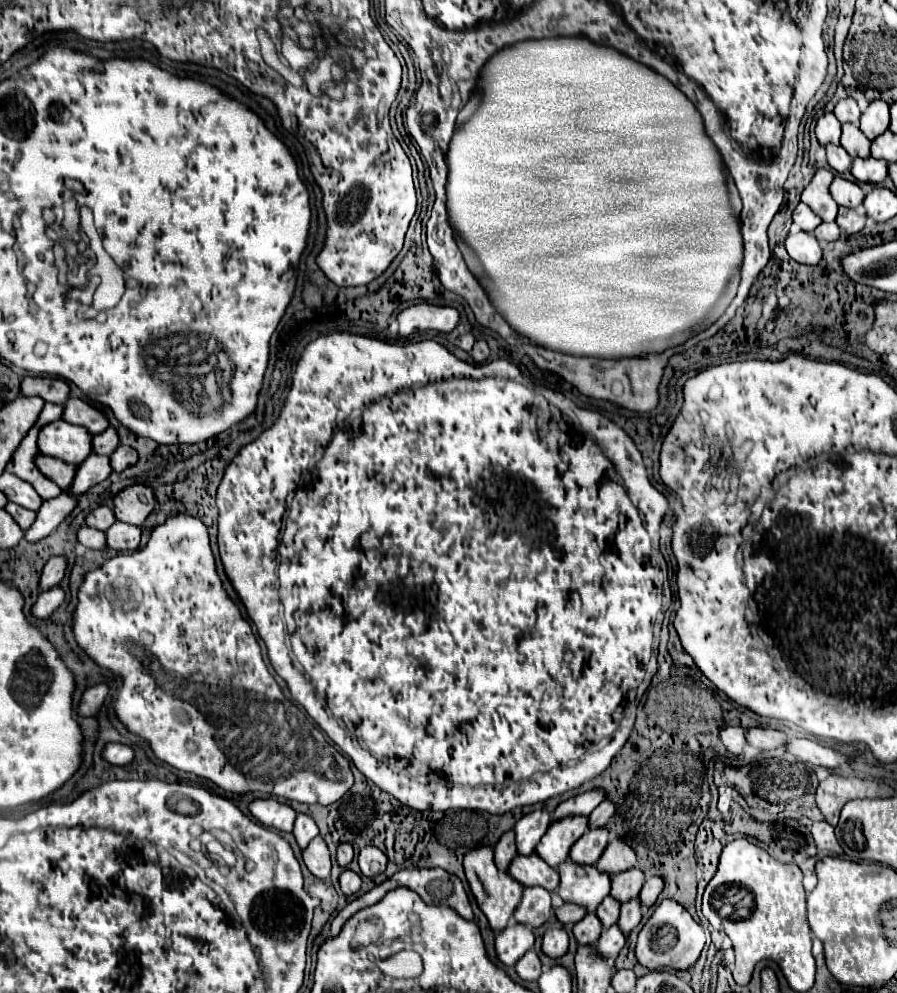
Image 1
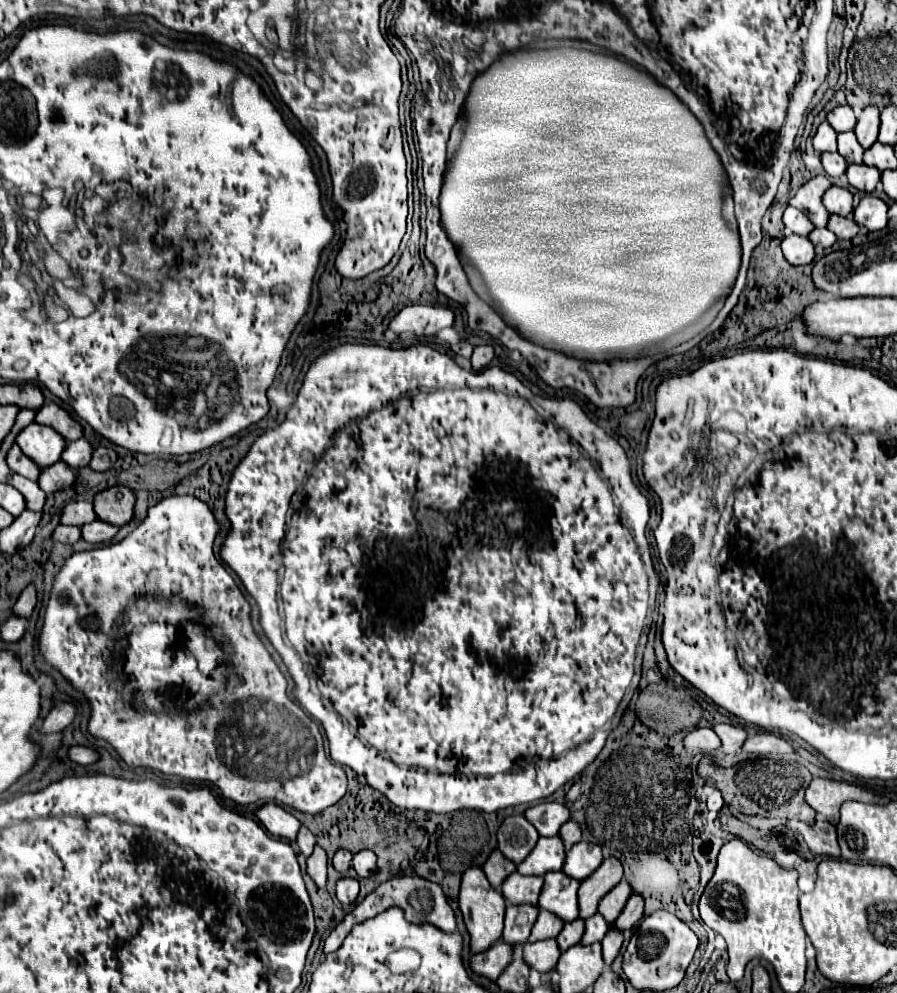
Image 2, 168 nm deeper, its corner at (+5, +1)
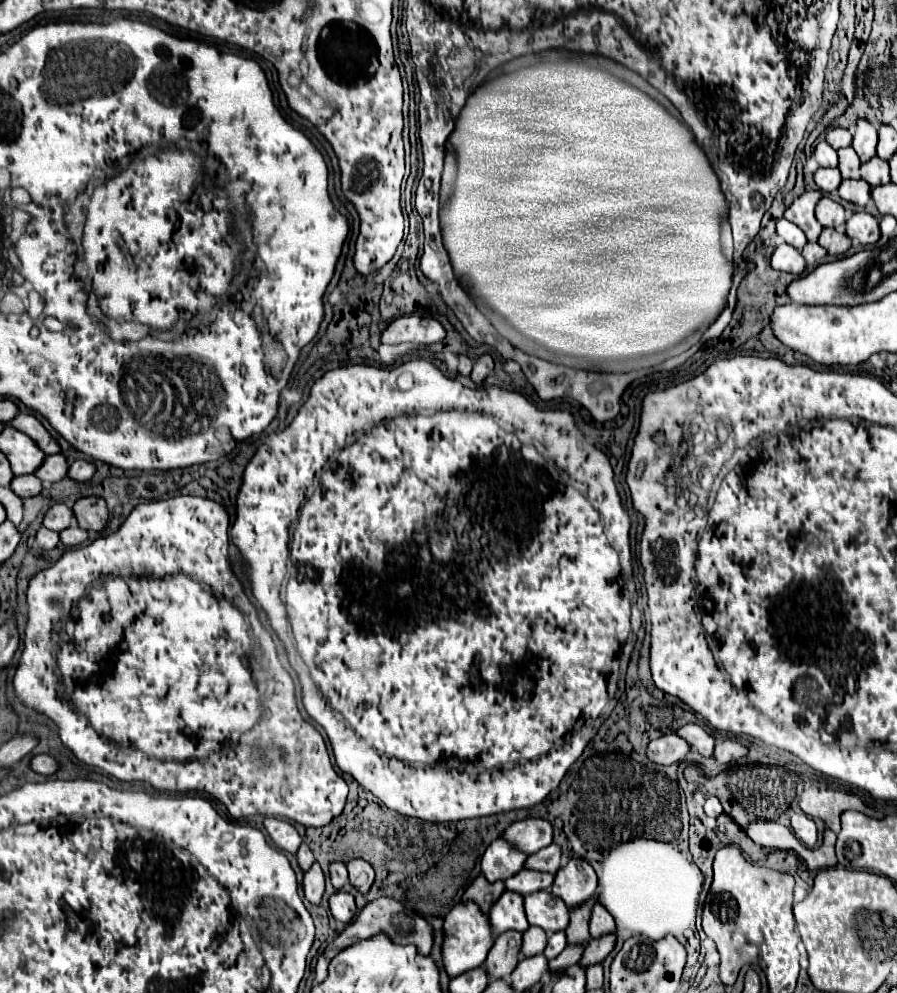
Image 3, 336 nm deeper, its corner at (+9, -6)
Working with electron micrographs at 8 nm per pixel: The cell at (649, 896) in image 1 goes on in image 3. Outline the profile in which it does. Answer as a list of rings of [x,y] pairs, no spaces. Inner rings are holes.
[[[613,933],[613,935],[607,935],[607,937],[591,939],[591,941],[587,943],[583,955],[581,955],[581,963],[579,963],[579,965],[581,965],[583,969],[587,969],[587,965],[597,965],[597,963],[601,963],[601,961],[609,955],[609,951],[613,949],[613,945],[615,945],[615,933]]]

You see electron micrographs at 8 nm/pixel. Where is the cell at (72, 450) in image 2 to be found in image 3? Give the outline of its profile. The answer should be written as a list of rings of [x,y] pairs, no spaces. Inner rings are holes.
[[[57,453],[57,455],[45,457],[45,461],[41,463],[41,467],[33,475],[39,477],[41,483],[47,487],[47,485],[51,485],[55,481],[61,481],[65,477],[65,473],[67,473],[67,467],[69,465],[67,465],[65,457],[61,453]]]

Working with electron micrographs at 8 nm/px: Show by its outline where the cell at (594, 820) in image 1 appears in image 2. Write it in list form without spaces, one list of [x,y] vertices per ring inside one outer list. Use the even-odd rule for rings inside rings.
[[[569,820],[569,822],[565,822],[565,826],[561,826],[559,836],[565,840],[565,848],[569,850],[575,842],[581,840],[581,826],[577,826],[577,822]]]

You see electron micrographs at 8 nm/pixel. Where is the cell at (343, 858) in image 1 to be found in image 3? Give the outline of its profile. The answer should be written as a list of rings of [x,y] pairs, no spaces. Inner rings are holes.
[[[341,861],[331,863],[331,885],[339,891],[345,883],[347,883],[347,867],[345,867],[345,863],[341,863]]]

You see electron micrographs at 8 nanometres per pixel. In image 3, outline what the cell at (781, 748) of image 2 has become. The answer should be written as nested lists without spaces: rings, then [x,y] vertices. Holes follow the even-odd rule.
[[[731,739],[717,741],[715,749],[713,749],[713,759],[717,763],[731,763],[743,755],[747,755],[747,747],[737,743],[737,741],[731,741]]]

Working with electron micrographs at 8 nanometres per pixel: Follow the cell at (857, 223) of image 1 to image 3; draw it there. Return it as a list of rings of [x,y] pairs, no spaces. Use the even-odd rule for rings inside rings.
[[[823,229],[819,235],[819,245],[825,247],[829,255],[843,255],[851,247],[851,239],[837,229]]]

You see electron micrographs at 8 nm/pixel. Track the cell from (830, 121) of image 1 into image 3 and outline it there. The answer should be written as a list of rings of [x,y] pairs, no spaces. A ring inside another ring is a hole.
[[[823,141],[815,147],[815,161],[819,167],[837,167],[837,151]]]

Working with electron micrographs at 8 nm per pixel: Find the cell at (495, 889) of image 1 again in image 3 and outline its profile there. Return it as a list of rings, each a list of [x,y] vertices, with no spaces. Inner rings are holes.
[[[459,903],[445,915],[441,961],[443,961],[443,969],[449,977],[457,977],[465,971],[481,967],[491,945],[493,945],[493,933],[491,933],[489,917],[483,915],[475,903]]]

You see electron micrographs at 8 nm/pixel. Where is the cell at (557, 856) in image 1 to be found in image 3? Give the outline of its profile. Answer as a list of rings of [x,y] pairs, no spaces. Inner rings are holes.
[[[521,869],[517,875],[513,875],[511,879],[505,881],[505,887],[507,887],[507,891],[529,895],[529,893],[535,893],[535,891],[547,891],[553,885],[553,879],[555,877],[551,873]]]

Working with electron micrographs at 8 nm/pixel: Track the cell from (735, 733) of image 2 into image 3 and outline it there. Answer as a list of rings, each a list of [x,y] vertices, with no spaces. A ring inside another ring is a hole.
[[[683,725],[677,727],[675,733],[679,737],[683,737],[695,751],[699,751],[703,757],[711,757],[713,755],[713,747],[715,747],[715,739],[703,731],[699,725]]]

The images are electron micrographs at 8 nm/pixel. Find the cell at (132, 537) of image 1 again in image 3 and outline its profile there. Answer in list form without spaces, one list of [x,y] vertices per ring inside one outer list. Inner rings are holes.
[[[69,525],[69,529],[63,529],[59,533],[59,539],[61,539],[61,543],[65,547],[75,547],[75,545],[79,545],[79,543],[83,543],[87,539],[87,531],[83,531],[77,525]]]

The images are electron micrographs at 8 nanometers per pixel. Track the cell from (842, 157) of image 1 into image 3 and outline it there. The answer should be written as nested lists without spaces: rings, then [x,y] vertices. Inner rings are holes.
[[[835,167],[835,169],[817,169],[817,173],[815,173],[815,183],[817,183],[817,187],[819,187],[821,191],[831,193],[831,191],[835,191],[835,189],[839,187],[839,183],[841,183],[841,173],[839,173],[837,167]]]

